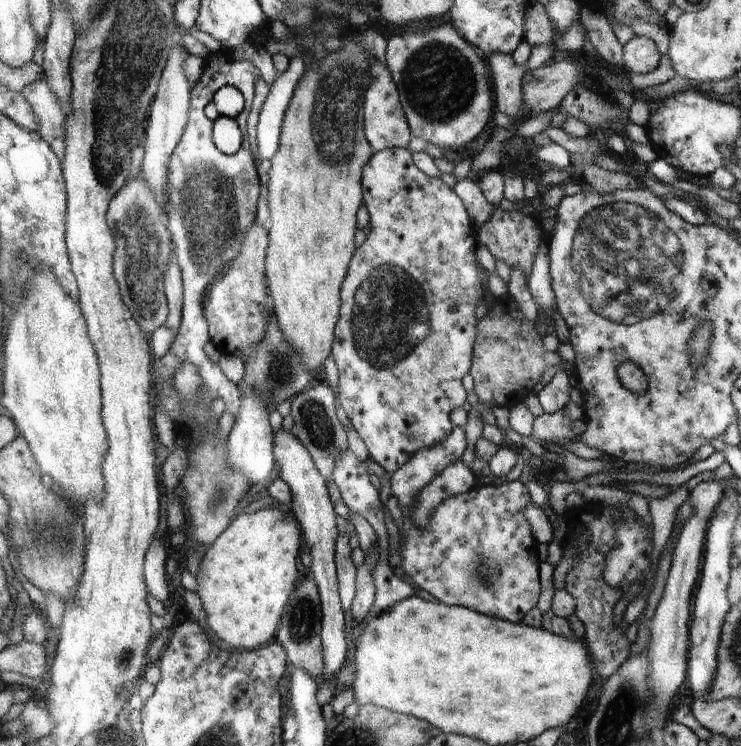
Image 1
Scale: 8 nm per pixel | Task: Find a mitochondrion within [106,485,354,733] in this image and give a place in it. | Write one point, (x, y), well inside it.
(301, 622)

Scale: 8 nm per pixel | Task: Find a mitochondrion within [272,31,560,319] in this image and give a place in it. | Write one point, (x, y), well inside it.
(439, 80)

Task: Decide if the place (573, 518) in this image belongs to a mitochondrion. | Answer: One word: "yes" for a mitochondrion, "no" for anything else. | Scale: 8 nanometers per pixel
no

